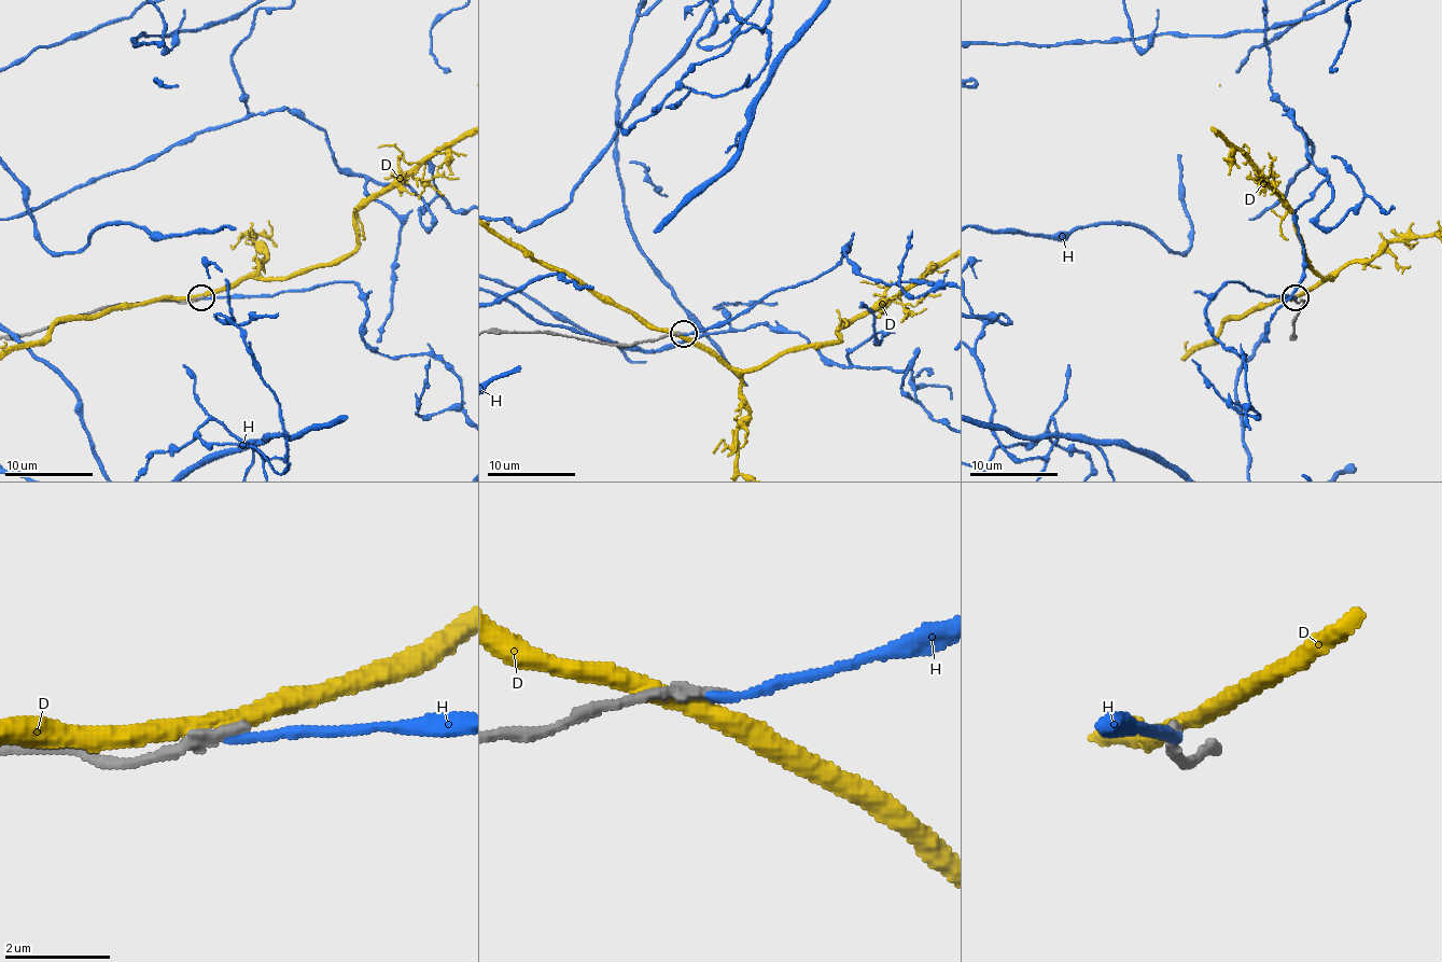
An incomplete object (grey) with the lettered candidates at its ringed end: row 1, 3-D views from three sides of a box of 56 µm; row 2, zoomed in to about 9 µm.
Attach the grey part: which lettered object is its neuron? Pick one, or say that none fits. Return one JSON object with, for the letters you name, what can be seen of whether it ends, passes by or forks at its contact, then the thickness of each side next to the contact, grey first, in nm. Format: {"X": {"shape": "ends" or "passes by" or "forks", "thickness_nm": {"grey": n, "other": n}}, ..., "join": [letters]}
{"H": {"shape": "ends", "thickness_nm": {"grey": 280, "other": 180}}, "join": ["H"]}

